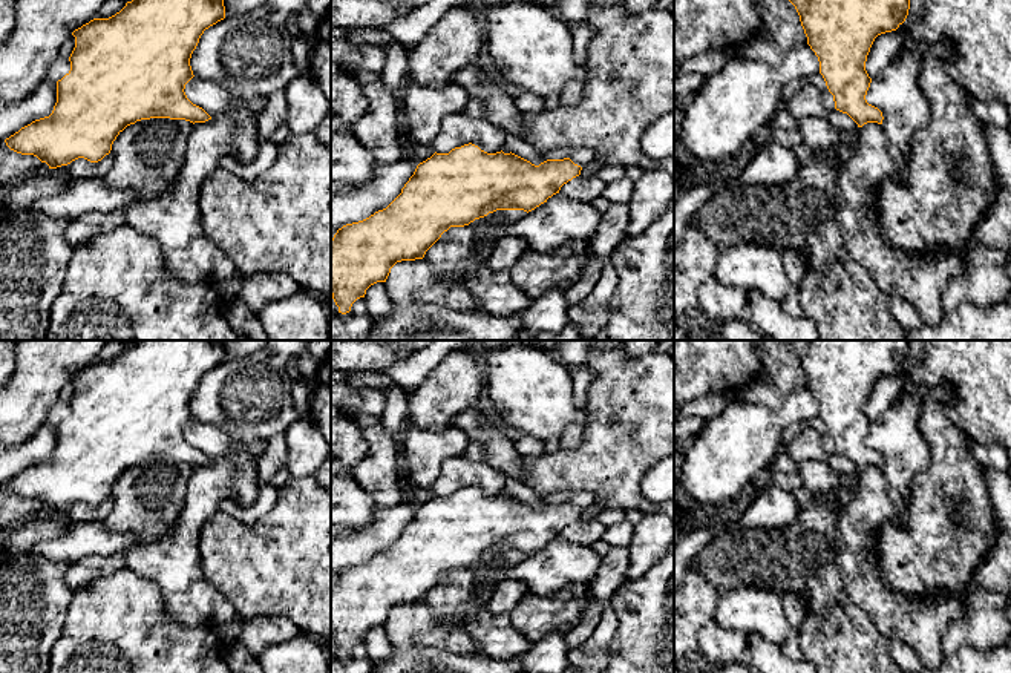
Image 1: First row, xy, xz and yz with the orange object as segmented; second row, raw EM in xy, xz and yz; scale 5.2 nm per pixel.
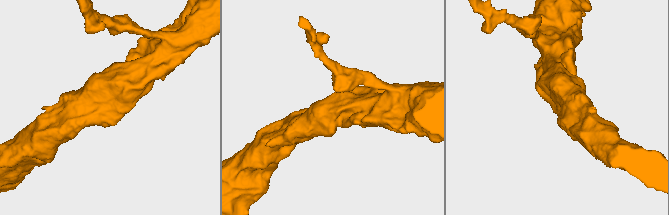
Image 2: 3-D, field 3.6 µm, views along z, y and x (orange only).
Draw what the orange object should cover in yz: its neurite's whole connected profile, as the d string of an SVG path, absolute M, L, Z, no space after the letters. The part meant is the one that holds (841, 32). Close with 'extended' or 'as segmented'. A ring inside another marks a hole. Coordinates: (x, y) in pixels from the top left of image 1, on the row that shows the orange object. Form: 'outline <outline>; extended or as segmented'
outline M789 0L798 15L807 44L820 61L835 109L847 113L858 127L867 123L882 124L882 112L865 100L872 78L865 71L867 55L875 38L896 31L907 18L910 0Z; as segmented

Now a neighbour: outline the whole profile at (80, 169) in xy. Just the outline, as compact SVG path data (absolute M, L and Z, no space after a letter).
M106 155L98 163L90 163L84 158L78 158L67 164L69 179L103 179L113 166L112 155Z

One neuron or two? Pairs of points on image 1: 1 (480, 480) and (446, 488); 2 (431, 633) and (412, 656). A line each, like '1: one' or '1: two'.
1: one
2: two

